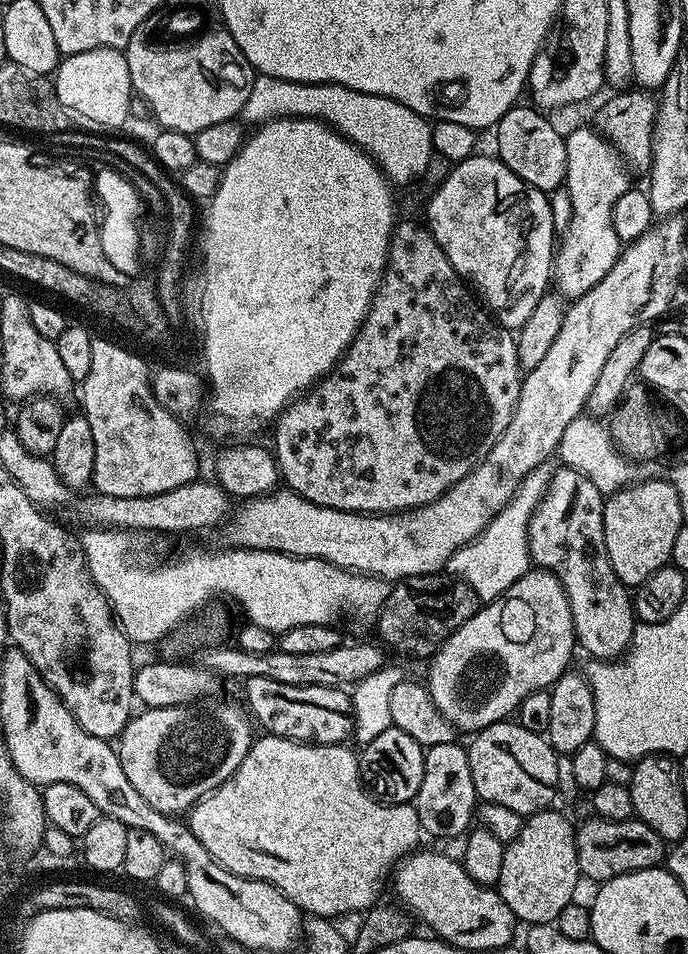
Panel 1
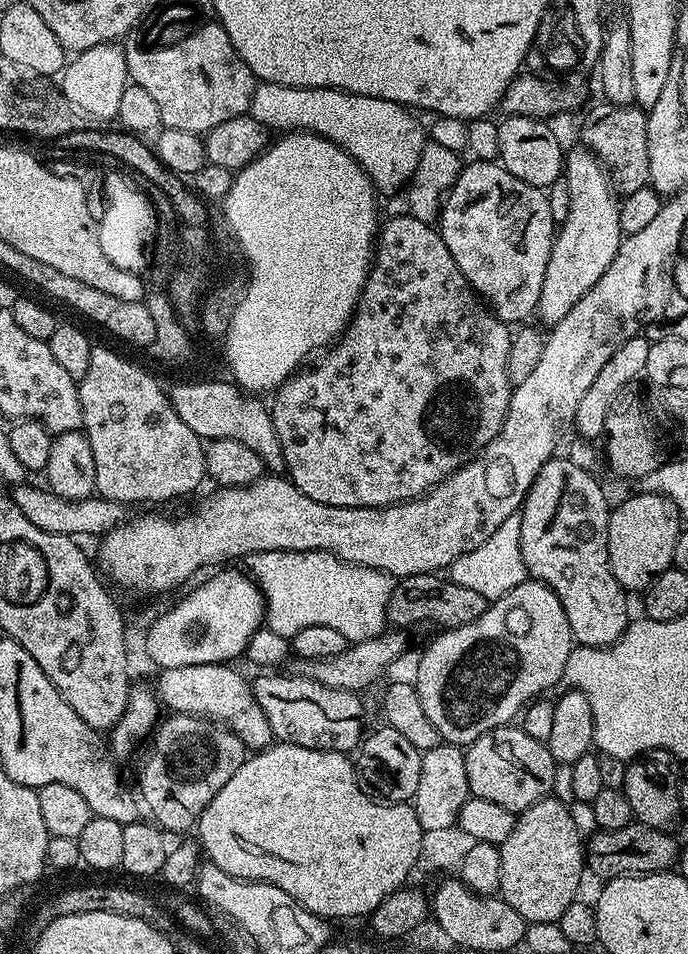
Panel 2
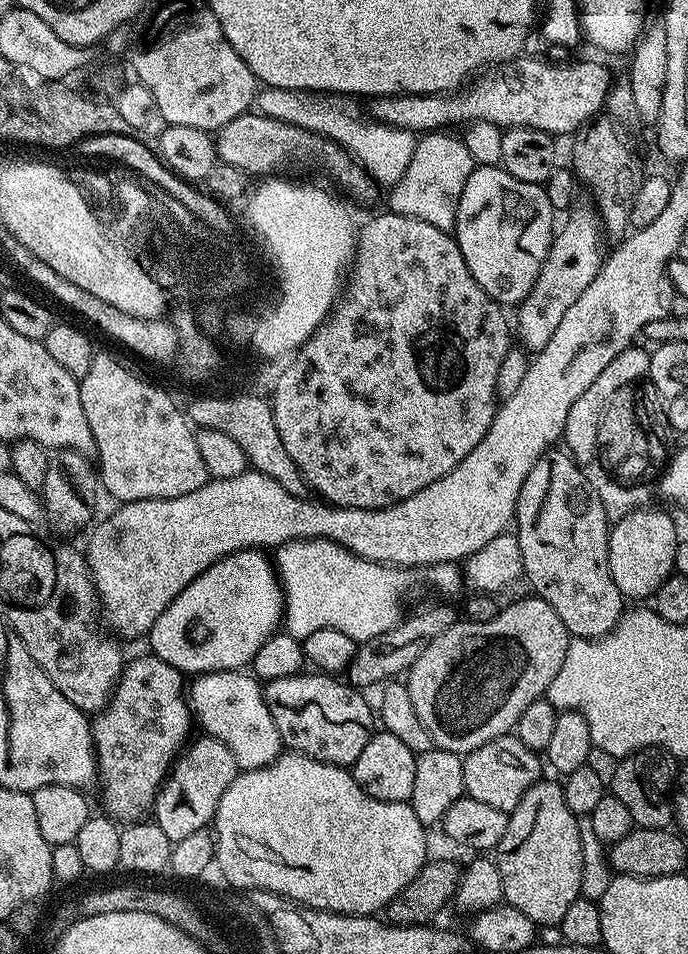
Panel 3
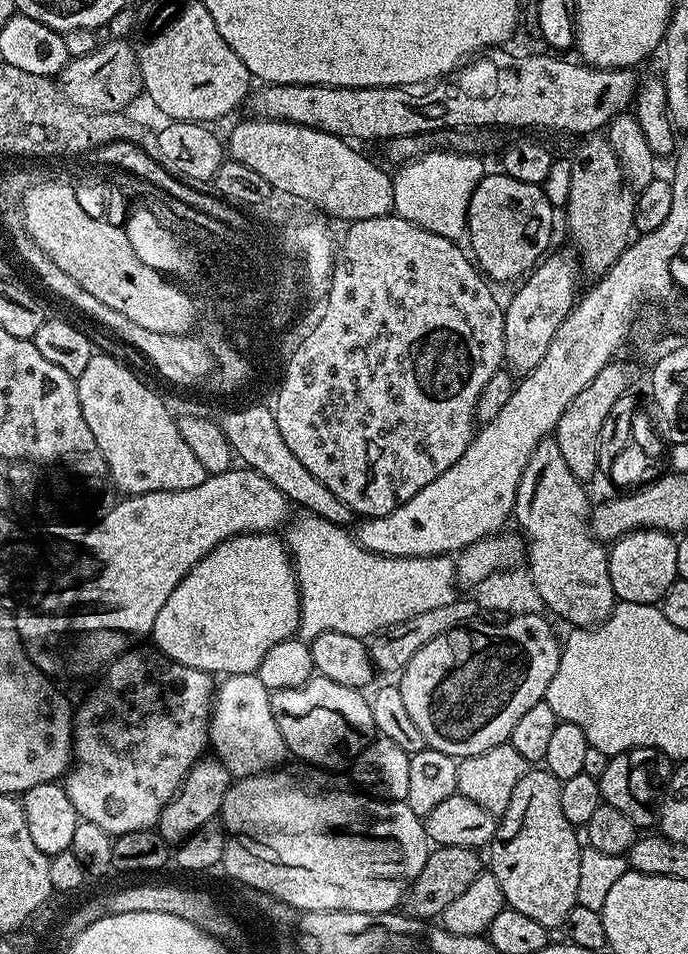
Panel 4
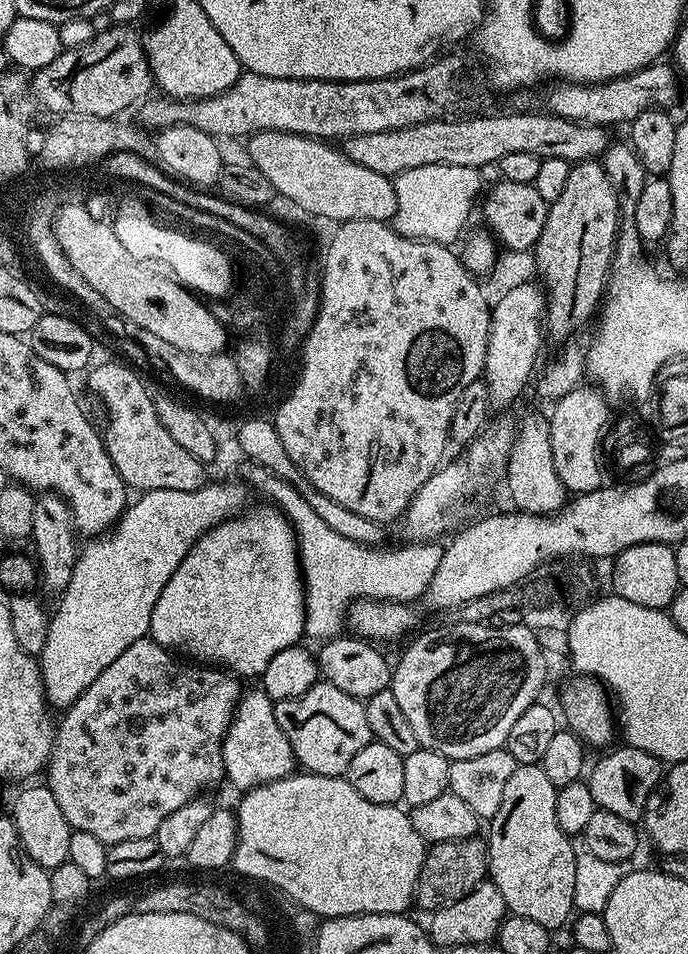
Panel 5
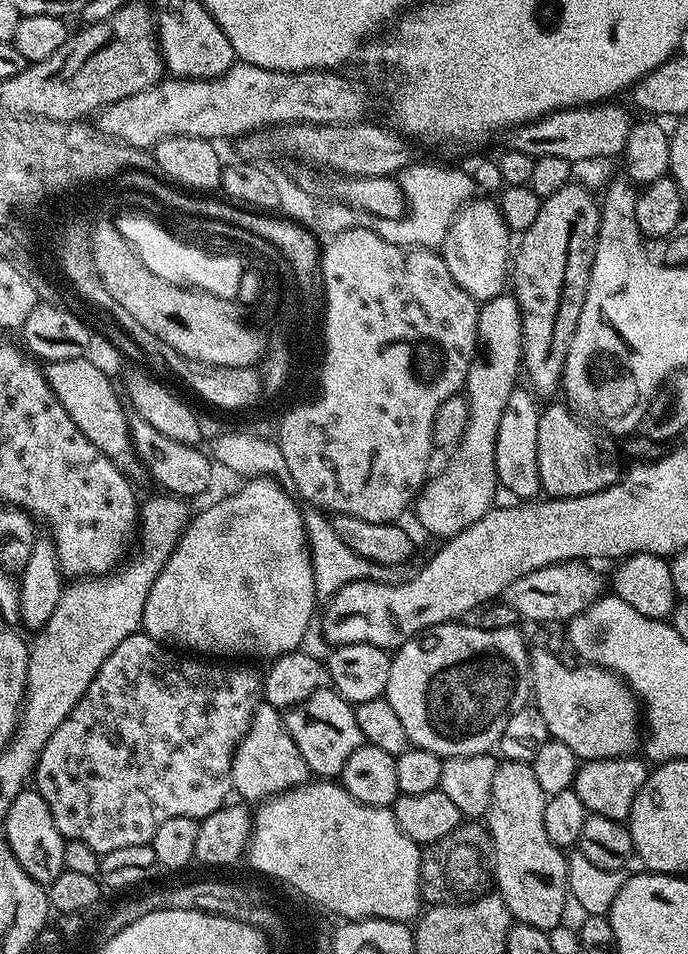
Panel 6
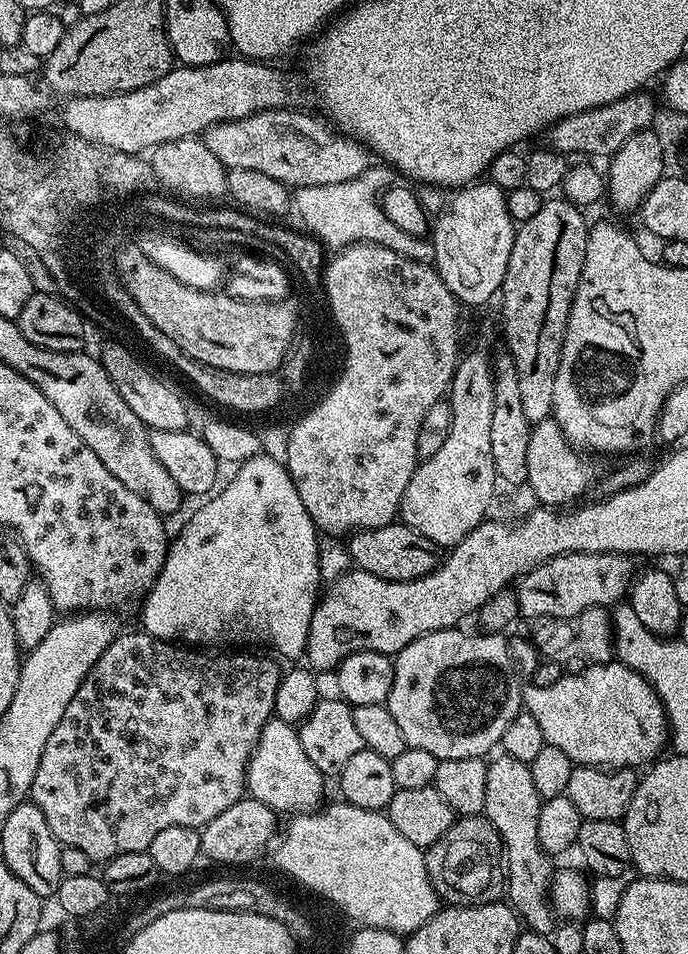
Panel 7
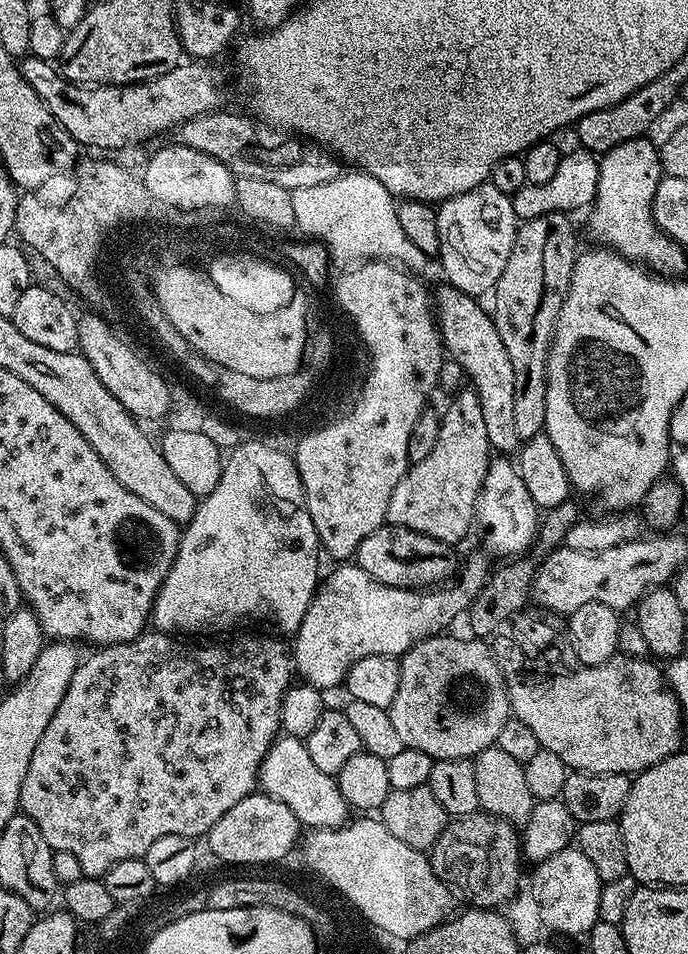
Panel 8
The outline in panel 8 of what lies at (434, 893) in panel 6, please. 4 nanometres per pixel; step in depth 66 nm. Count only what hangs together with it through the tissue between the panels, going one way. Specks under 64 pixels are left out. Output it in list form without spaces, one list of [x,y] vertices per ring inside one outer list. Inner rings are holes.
[[[477,810],[449,819],[448,825],[430,850],[432,869],[437,878],[449,888],[464,895],[465,905],[474,908],[499,909],[500,904],[512,900],[520,888],[520,864],[522,865],[522,840],[517,829],[508,820],[483,810]]]

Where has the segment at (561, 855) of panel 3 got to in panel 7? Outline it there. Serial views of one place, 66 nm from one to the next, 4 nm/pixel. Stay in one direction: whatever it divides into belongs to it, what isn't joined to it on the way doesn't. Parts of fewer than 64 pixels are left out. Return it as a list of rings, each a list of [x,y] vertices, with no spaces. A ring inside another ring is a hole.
[[[497,755],[497,760],[489,759],[486,770],[486,802],[484,803],[483,815],[498,830],[500,840],[504,844],[504,871],[506,873],[506,900],[514,909],[517,916],[531,931],[551,933],[552,918],[554,911],[549,903],[549,892],[554,875],[553,857],[542,850],[538,842],[538,814],[542,797],[538,790],[534,790],[534,778],[530,778],[528,765],[518,762],[518,758]]]

